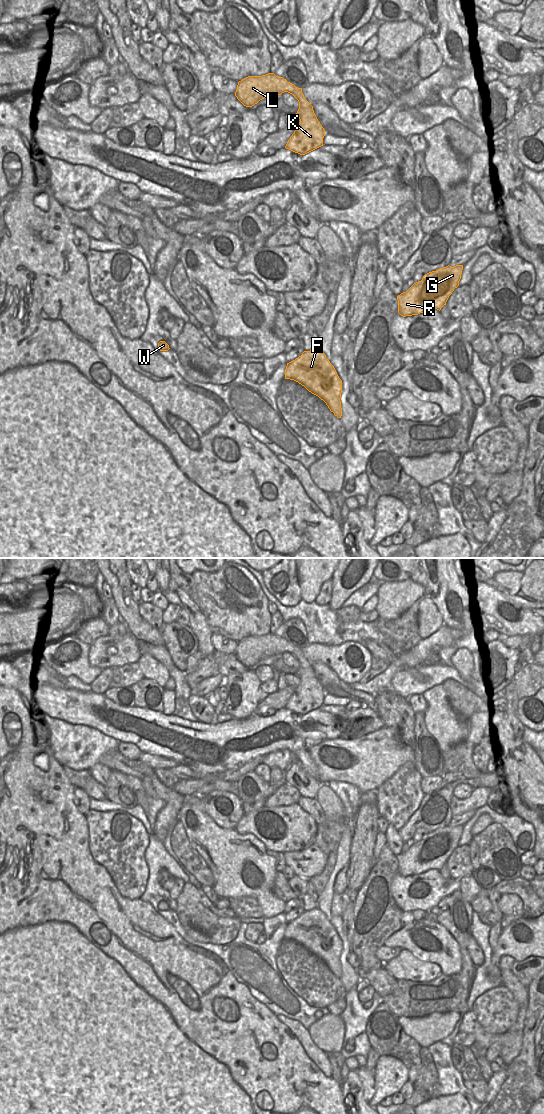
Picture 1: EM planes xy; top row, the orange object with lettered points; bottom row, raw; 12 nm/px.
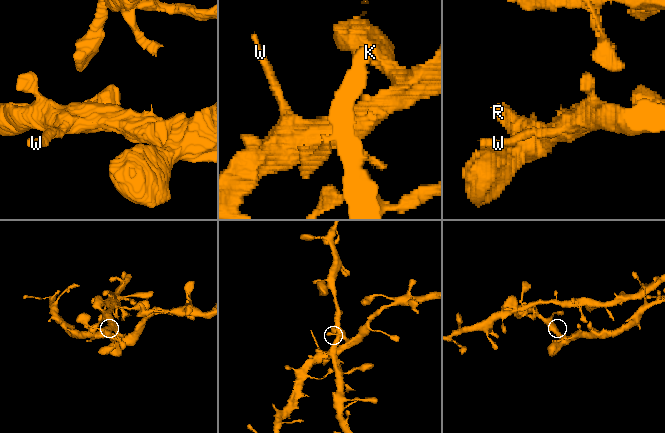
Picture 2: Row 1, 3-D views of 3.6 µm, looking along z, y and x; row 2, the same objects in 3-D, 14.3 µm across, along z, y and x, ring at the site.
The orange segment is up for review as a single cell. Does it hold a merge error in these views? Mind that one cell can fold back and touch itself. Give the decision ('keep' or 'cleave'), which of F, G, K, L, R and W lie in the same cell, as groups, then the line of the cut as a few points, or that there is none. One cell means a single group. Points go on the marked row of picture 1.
keep; groups F G K L R W; cut none

